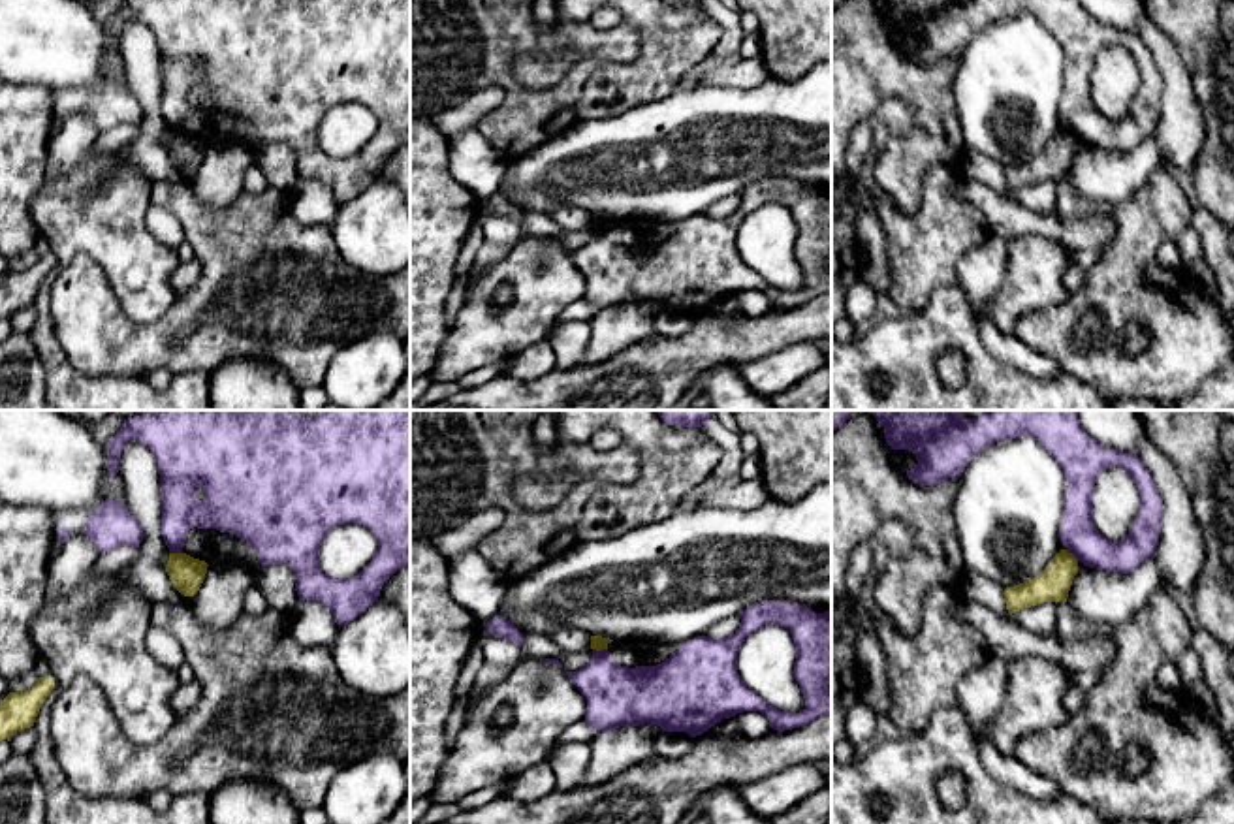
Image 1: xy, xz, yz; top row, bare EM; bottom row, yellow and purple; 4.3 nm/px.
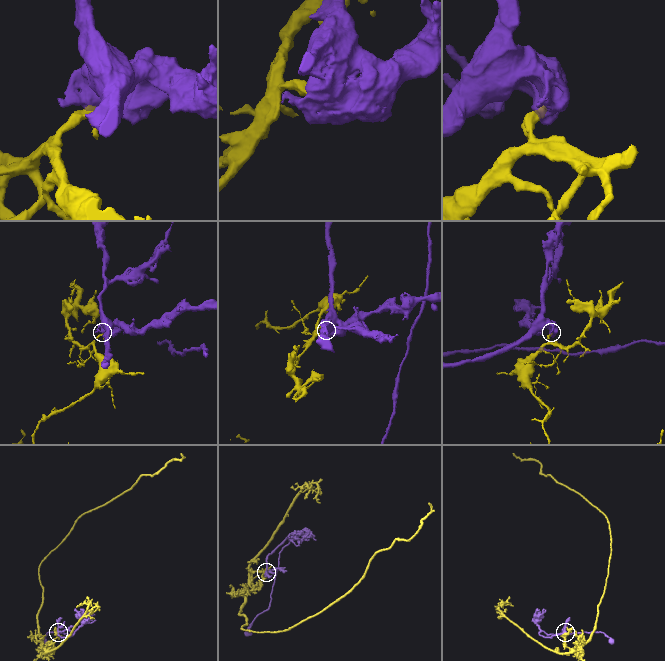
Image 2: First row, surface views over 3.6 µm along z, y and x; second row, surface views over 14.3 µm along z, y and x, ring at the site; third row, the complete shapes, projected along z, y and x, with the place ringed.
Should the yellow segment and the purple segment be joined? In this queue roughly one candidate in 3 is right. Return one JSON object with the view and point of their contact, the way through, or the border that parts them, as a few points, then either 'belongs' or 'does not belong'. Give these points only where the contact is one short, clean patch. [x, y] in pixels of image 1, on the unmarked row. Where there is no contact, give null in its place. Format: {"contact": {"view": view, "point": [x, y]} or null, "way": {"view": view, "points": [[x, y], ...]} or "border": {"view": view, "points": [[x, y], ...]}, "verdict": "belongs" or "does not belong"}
{"contact": {"view": "xz", "point": [601, 228]}, "border": {"view": "xz", "points": [[593, 226], [606, 228]]}, "verdict": "does not belong"}

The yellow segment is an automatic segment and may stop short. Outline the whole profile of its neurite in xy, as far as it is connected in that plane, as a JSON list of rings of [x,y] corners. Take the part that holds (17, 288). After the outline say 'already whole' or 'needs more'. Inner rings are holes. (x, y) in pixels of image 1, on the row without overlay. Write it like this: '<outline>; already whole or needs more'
[[[51,254],[40,256],[32,267],[24,271],[9,271],[0,280],[0,320],[11,320],[17,310],[34,305],[40,286],[53,271],[55,263]]]; already whole

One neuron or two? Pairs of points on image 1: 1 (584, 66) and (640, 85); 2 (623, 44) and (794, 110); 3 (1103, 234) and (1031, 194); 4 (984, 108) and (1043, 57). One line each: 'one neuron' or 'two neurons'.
1: two neurons
2: two neurons
3: two neurons
4: one neuron

